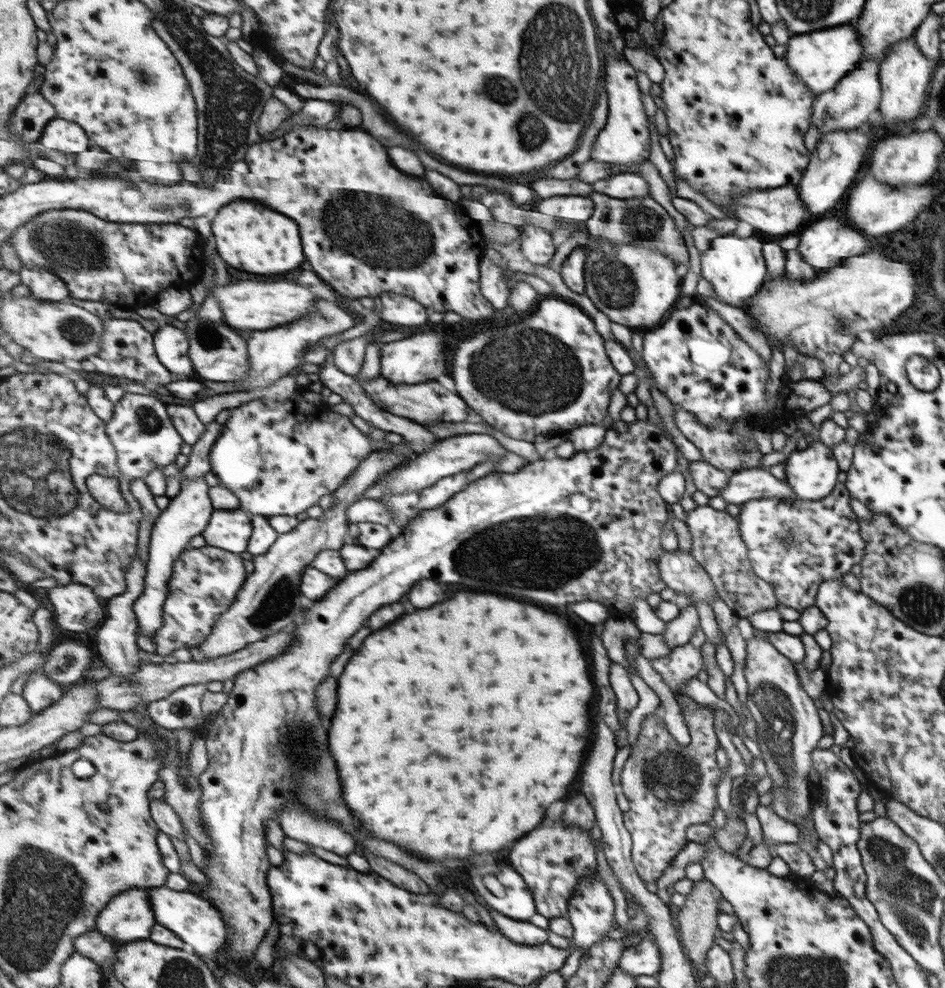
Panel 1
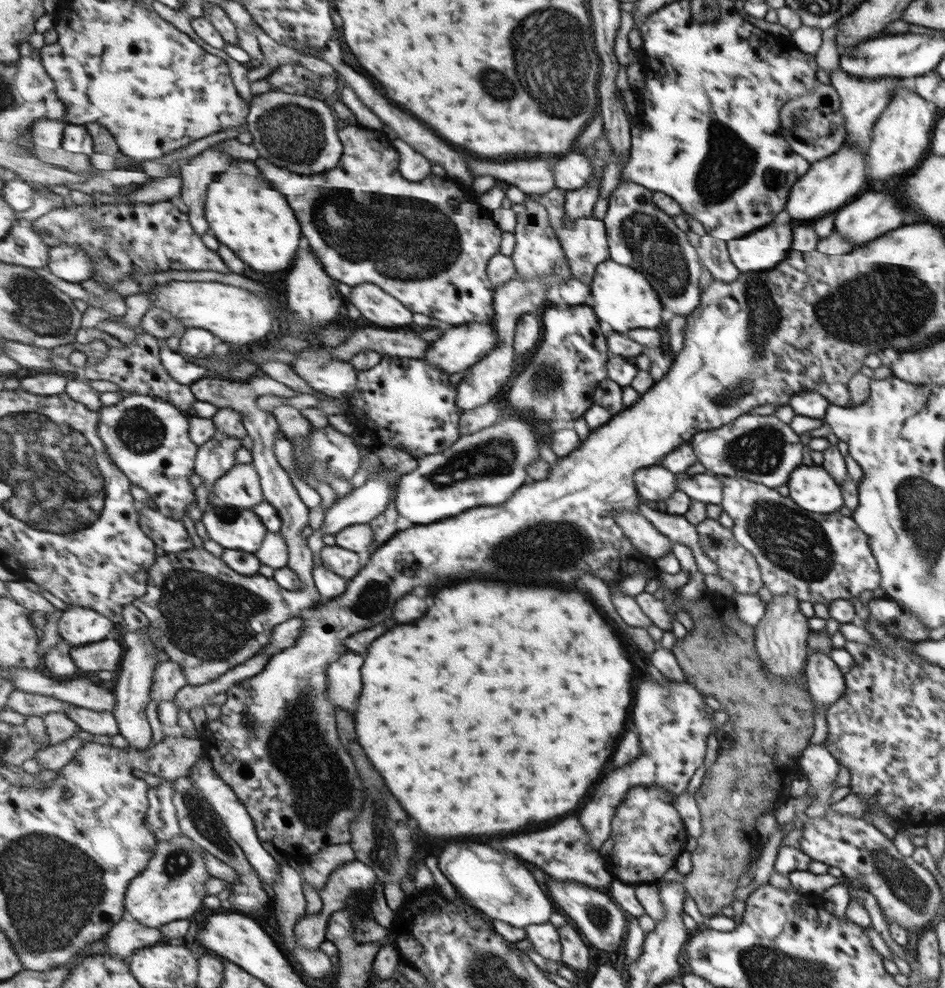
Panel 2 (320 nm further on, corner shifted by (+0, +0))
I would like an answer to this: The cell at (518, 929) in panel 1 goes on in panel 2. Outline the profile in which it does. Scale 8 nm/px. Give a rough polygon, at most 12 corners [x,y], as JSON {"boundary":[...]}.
{"boundary":[[551,922],[527,927],[537,953],[563,965],[563,945]]}

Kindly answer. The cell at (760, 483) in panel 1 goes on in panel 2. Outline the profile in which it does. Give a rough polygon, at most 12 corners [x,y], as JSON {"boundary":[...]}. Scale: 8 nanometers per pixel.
{"boundary":[[709,472],[676,477],[690,500],[720,504],[721,475]]}

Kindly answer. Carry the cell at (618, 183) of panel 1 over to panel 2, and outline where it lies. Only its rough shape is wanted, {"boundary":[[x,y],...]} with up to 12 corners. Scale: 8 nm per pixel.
{"boundary":[[588,156],[553,160],[556,186],[577,190],[594,177]]}

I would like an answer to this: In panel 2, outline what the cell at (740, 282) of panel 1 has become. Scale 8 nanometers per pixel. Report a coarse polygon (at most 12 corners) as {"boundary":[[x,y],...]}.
{"boundary":[[771,222],[726,241],[740,273],[787,257],[795,225]]}

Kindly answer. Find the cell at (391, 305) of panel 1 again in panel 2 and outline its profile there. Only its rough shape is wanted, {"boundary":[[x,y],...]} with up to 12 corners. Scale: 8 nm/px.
{"boundary":[[377,284],[351,288],[351,302],[379,326],[407,326],[413,312]]}

